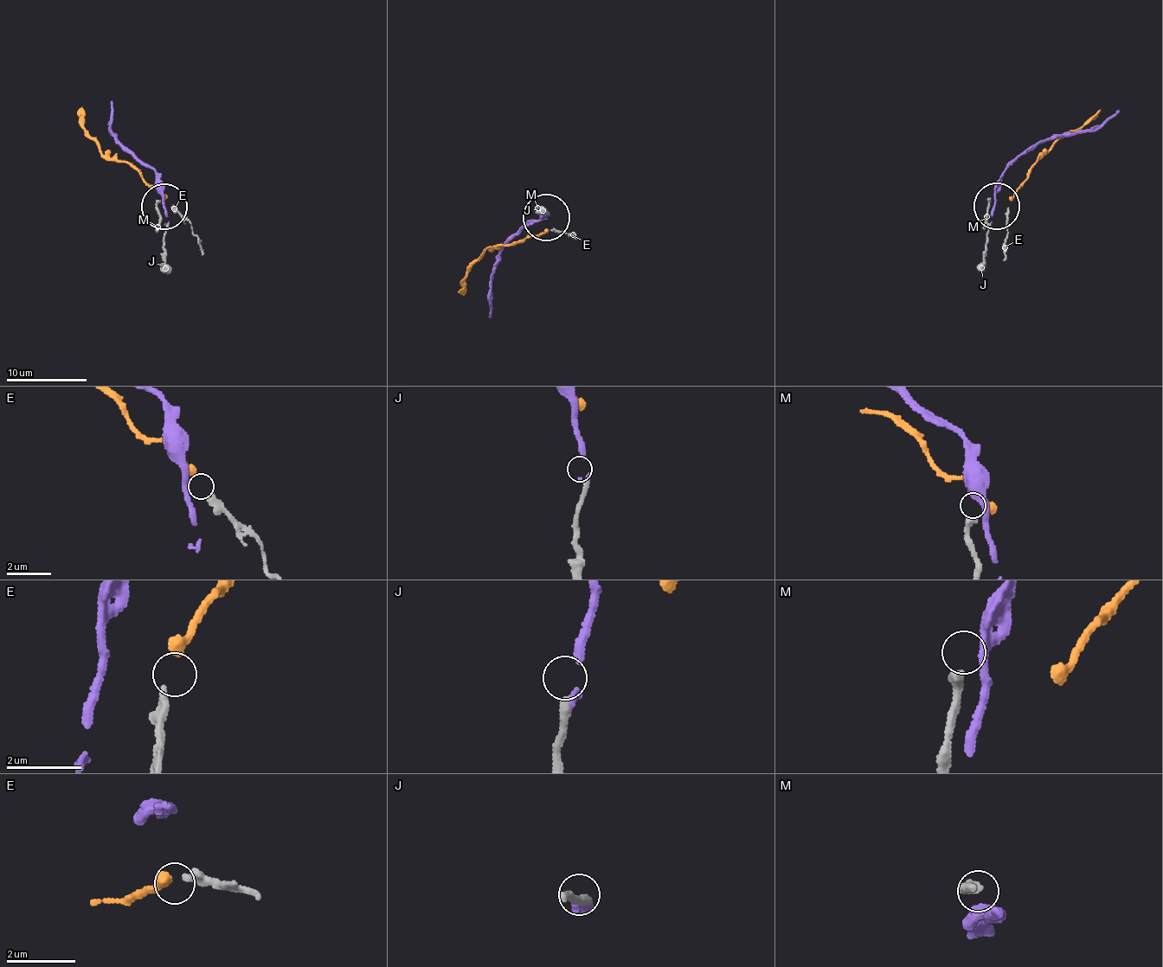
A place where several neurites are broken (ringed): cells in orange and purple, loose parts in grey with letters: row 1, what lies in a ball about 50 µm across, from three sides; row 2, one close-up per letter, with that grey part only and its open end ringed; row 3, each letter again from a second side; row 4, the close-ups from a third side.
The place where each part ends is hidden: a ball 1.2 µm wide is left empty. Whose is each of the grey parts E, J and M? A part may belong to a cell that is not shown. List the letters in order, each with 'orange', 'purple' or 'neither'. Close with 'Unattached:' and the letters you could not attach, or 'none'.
E: orange
J: purple
M: neither
Unattached: M

